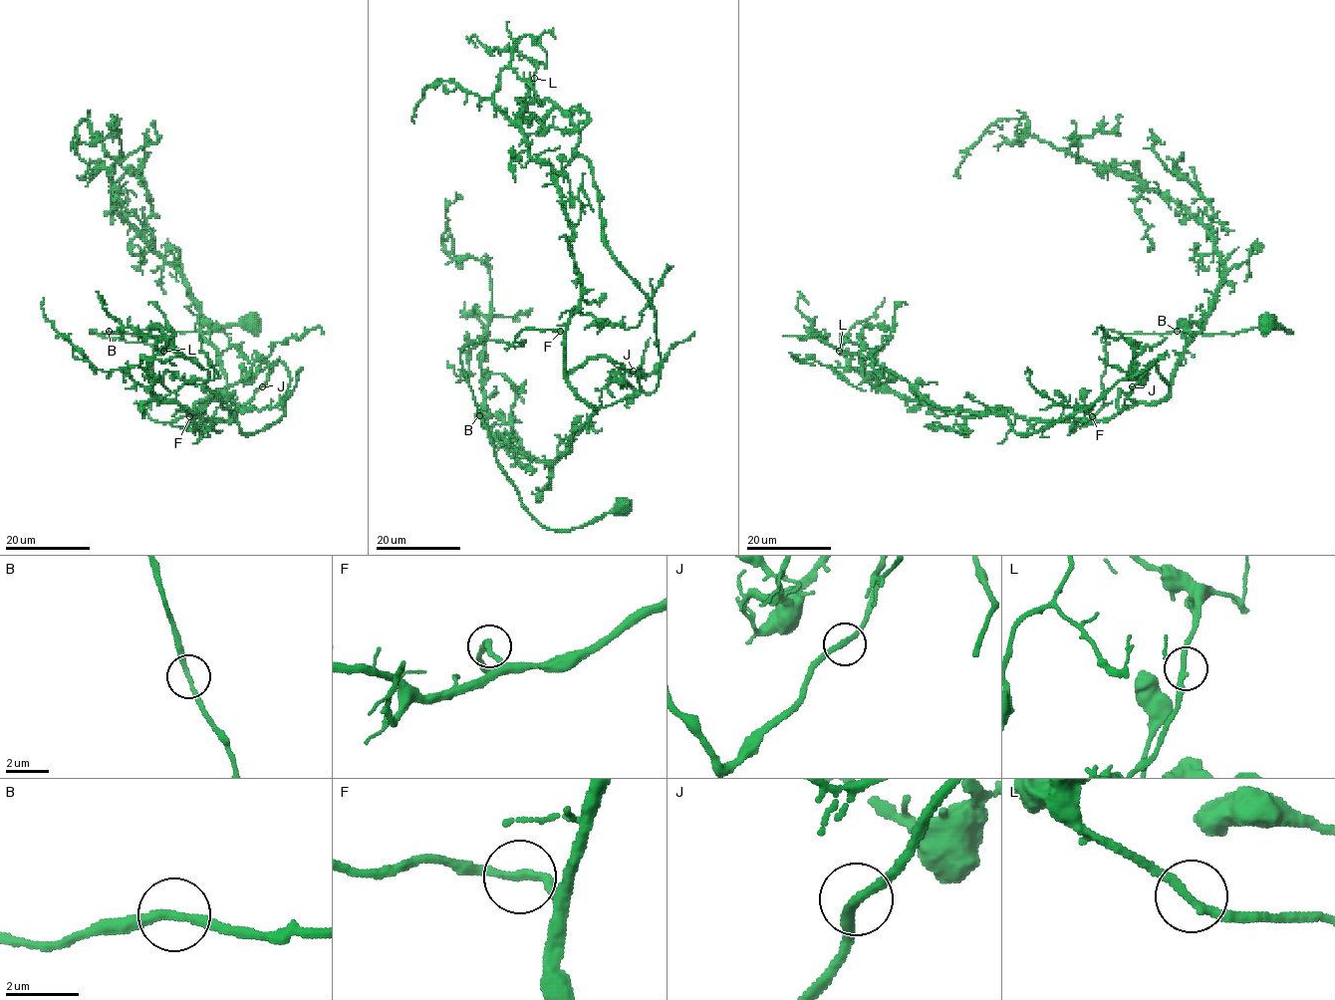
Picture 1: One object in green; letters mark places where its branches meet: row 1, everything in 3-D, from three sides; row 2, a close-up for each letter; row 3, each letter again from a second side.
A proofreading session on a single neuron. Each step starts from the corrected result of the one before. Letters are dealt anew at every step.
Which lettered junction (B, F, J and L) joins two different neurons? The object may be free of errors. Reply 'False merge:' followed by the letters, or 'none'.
False merge: none

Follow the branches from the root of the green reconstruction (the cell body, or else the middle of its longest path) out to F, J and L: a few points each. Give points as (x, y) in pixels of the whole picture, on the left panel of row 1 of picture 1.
F: (250, 321), (212, 332), (89, 332), (149, 344), (154, 380), (144, 412), (161, 422), (189, 416)
J: (250, 321), (89, 332), (152, 347), (144, 412), (157, 421), (193, 419), (217, 388), (240, 410), (262, 386)
L: (250, 321), (89, 332), (149, 344), (144, 412), (198, 425), (202, 406), (191, 416), (149, 389), (163, 351)

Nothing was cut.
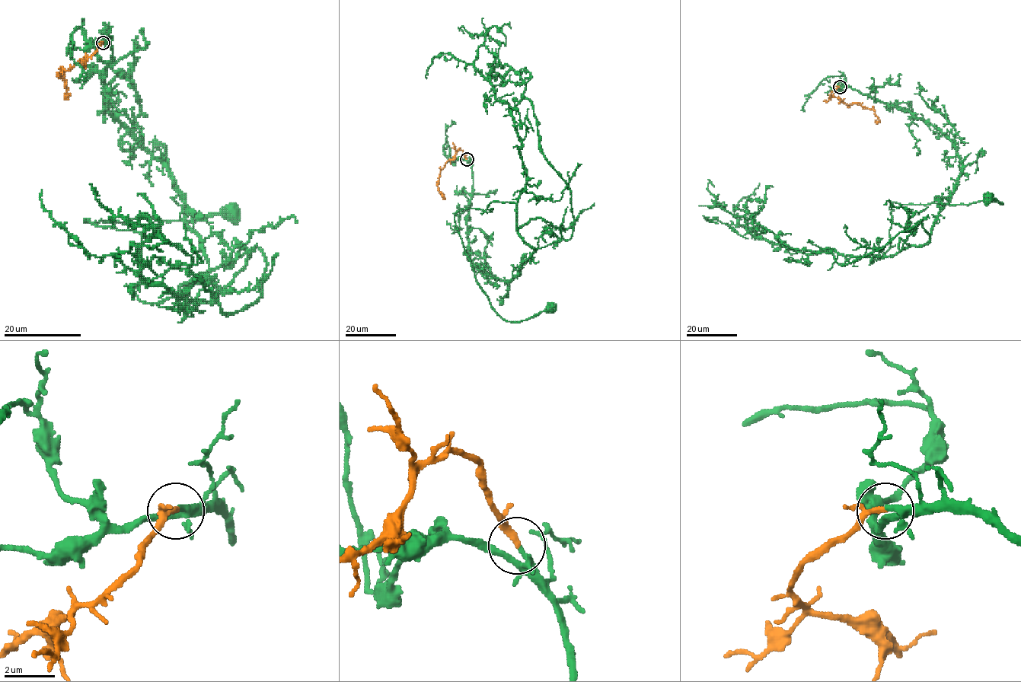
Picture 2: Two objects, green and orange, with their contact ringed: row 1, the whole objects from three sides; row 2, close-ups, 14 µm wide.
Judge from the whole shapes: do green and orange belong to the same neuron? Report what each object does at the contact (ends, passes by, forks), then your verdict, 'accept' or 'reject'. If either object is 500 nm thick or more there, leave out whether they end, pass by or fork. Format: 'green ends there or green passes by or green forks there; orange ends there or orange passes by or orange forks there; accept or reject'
green forks there; orange passes by; accept

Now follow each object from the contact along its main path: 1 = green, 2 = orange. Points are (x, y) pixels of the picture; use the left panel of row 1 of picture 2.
1: (103, 42), (104, 106), (167, 170), (208, 262), (178, 301), (141, 301), (141, 234), (83, 221), (230, 210)
2: (102, 42), (92, 55), (68, 70), (61, 69), (59, 77), (64, 81), (67, 96), (65, 93)

